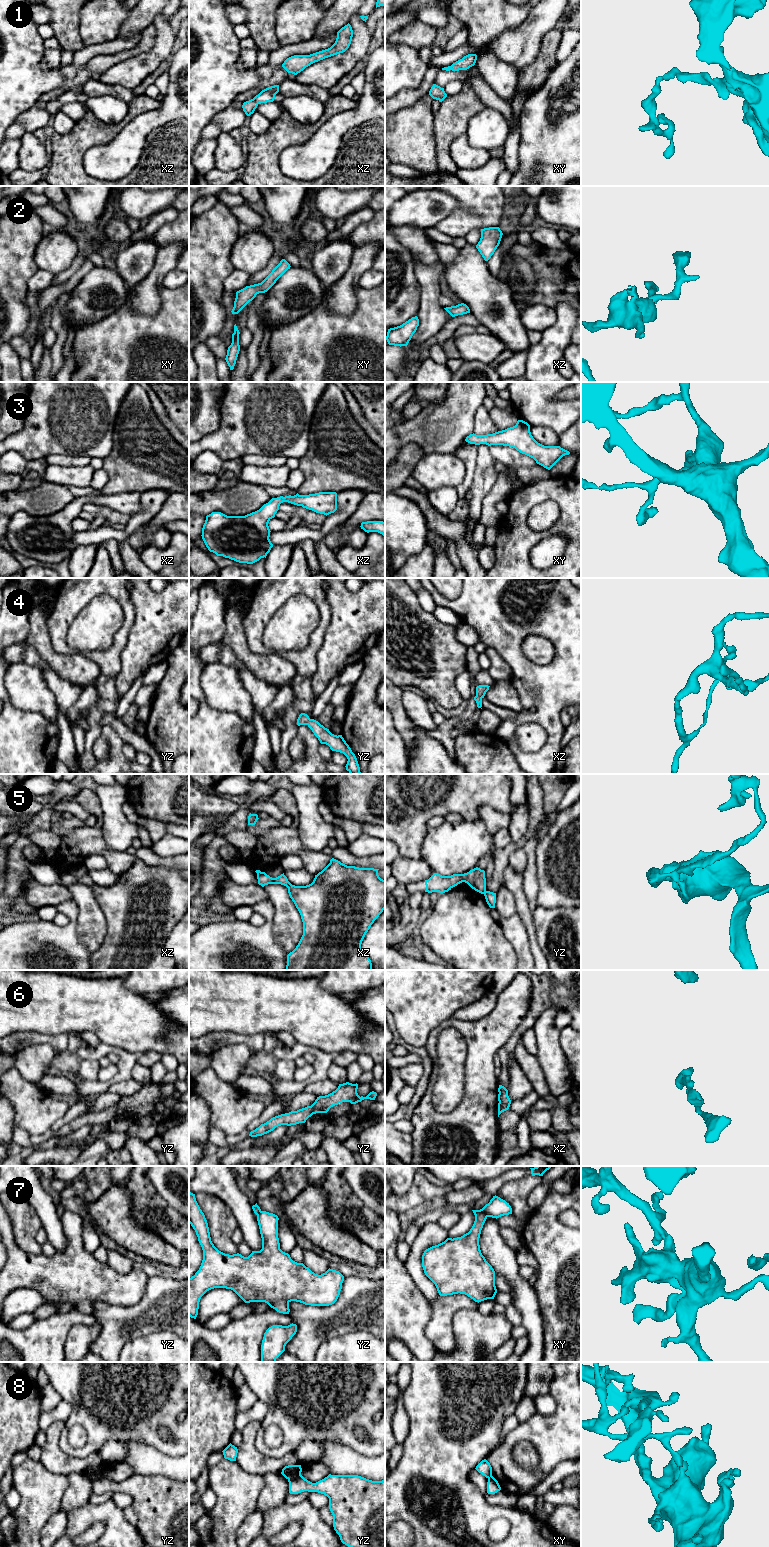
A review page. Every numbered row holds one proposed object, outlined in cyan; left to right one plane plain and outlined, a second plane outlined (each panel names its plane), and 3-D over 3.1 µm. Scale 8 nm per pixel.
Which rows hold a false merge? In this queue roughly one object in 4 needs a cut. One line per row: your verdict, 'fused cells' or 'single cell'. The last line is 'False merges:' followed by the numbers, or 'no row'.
1: single cell
2: single cell
3: single cell
4: single cell
5: fused cells
6: single cell
7: fused cells
8: fused cells
False merges: 5, 7, 8

